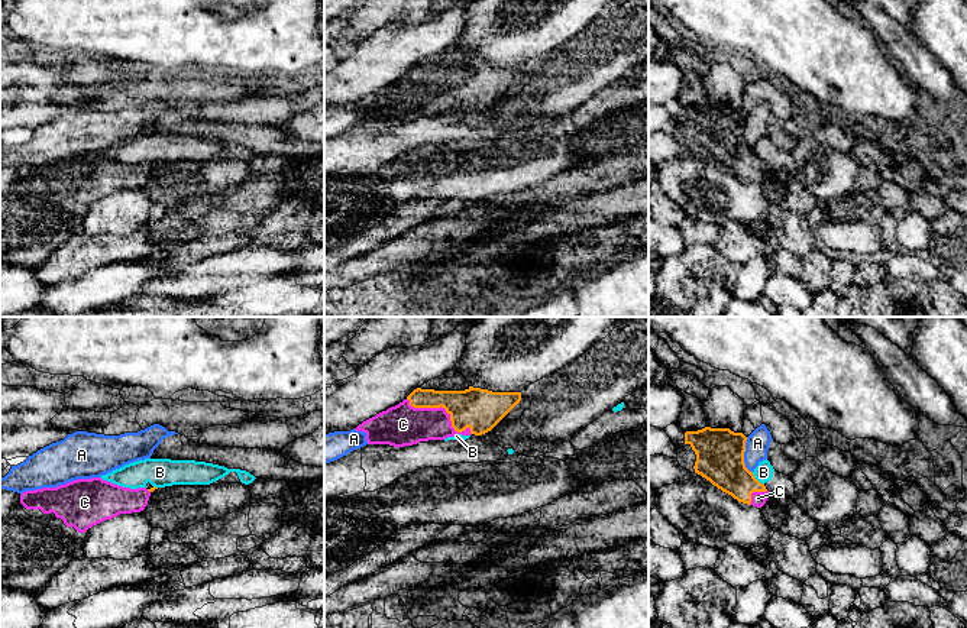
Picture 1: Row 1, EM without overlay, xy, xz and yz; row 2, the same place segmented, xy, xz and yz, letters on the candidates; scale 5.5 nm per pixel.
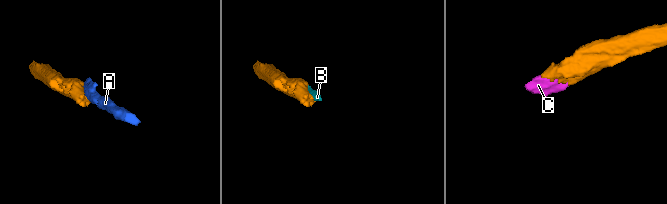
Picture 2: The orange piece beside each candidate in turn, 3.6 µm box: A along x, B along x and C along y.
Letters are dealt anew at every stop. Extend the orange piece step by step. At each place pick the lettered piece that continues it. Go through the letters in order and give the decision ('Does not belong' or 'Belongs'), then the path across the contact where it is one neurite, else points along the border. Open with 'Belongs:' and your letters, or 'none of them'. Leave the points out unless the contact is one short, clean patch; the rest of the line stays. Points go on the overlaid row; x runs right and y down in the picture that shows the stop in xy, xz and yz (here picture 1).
Belongs: C
A: Does not belong
B: Does not belong
C: Belongs

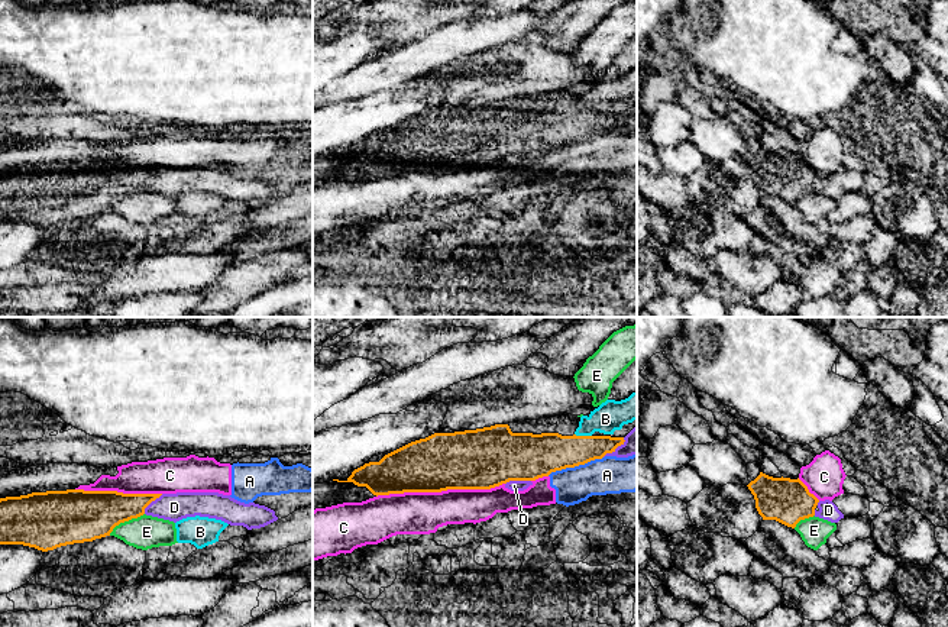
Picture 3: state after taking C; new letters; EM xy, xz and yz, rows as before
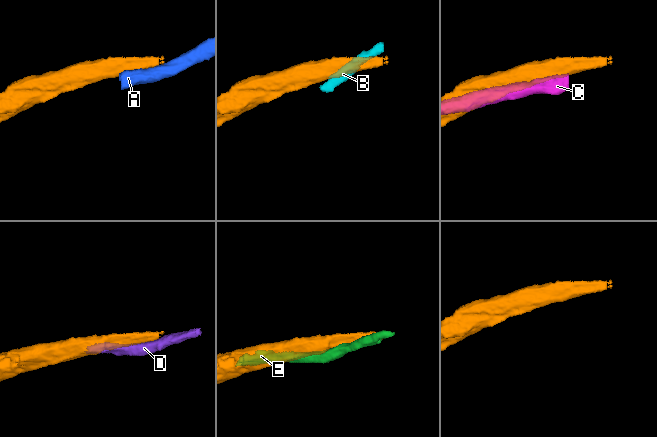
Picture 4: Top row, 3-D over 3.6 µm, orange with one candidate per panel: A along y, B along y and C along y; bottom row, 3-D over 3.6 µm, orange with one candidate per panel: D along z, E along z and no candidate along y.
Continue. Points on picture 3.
Belongs: none of them
A: Does not belong
B: Does not belong
C: Does not belong
D: Does not belong
E: Does not belong

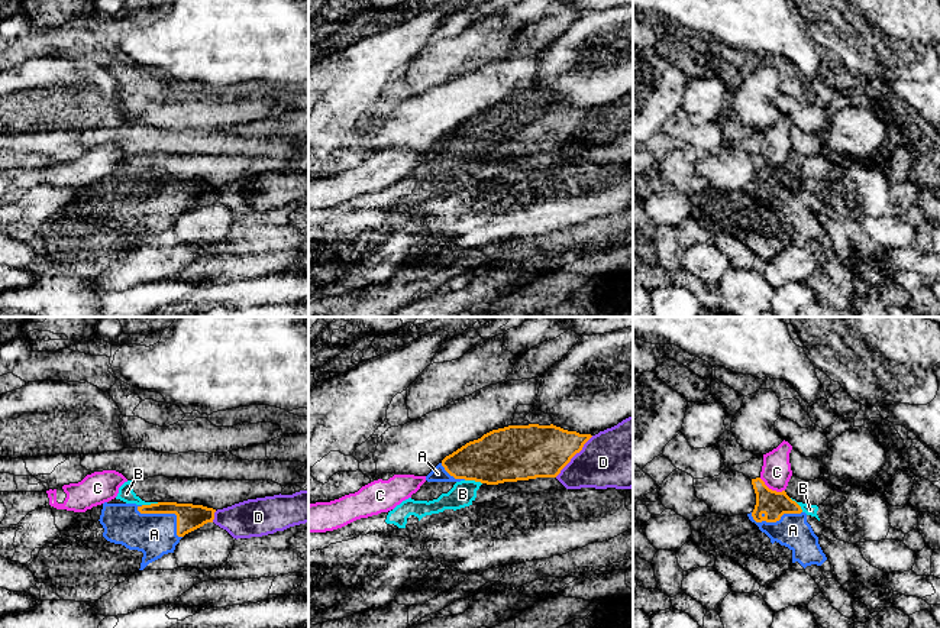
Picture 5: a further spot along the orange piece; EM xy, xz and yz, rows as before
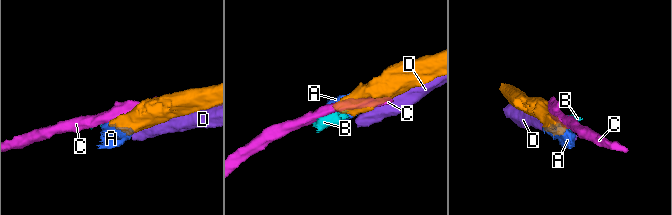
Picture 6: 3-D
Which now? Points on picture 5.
Belongs: A
A: Belongs
B: Does not belong. Boundary: xz (465, 479), (474, 479), (481, 484)
C: Does not belong
D: Does not belong

